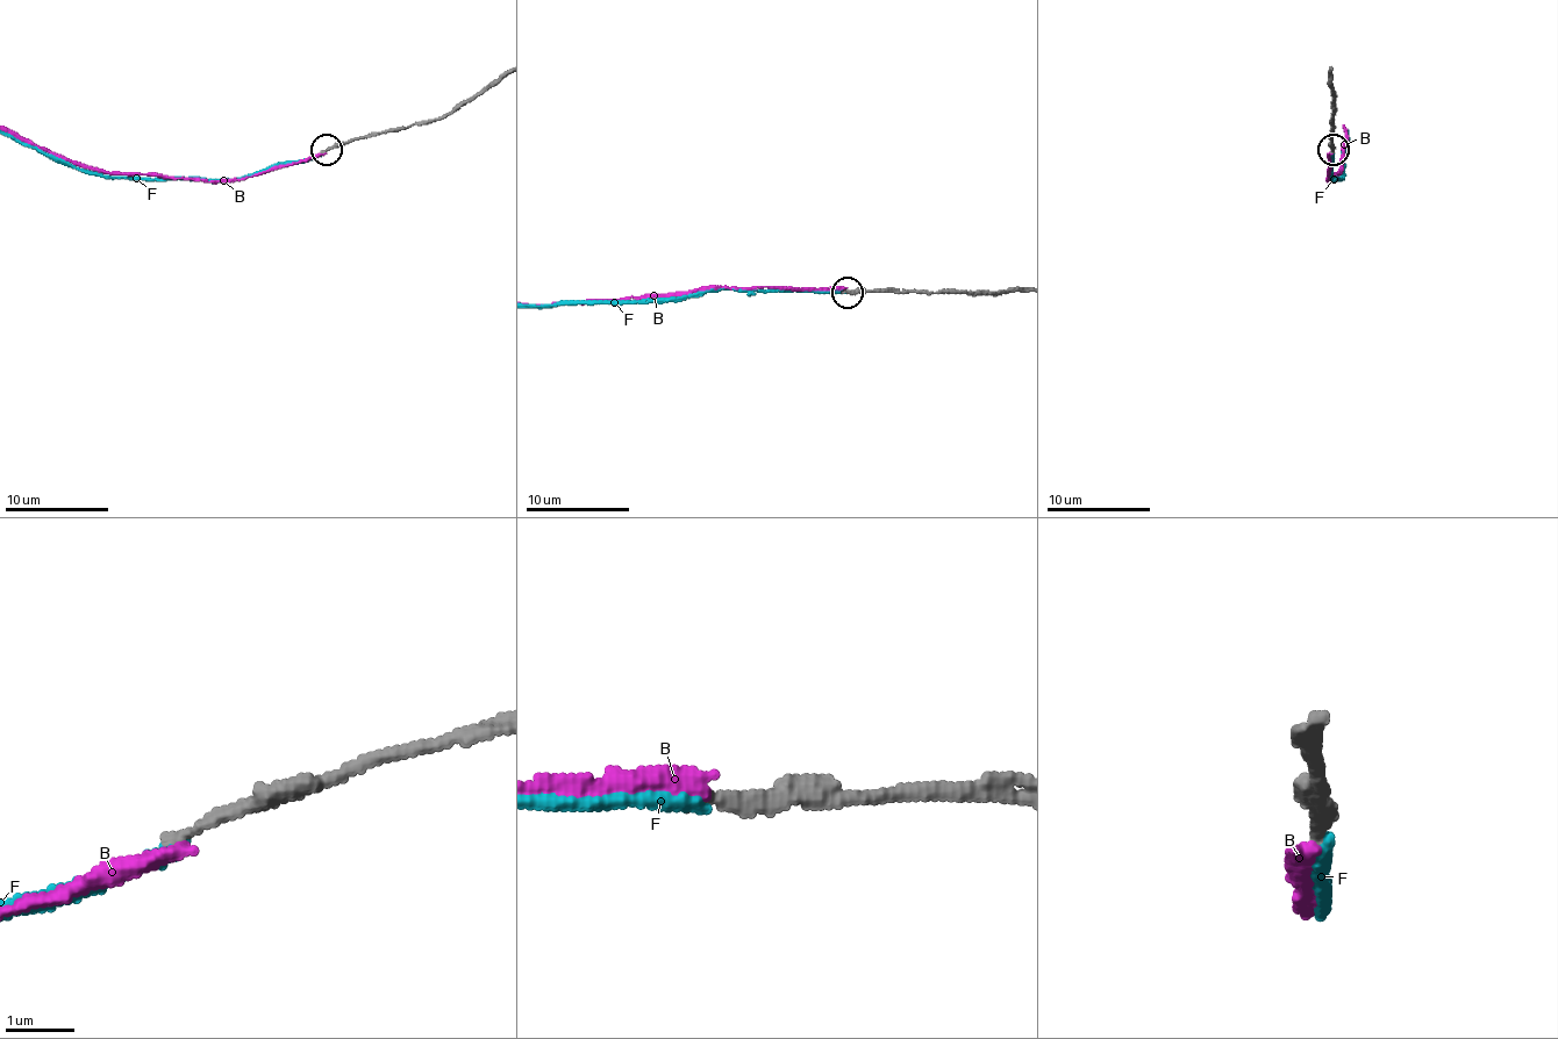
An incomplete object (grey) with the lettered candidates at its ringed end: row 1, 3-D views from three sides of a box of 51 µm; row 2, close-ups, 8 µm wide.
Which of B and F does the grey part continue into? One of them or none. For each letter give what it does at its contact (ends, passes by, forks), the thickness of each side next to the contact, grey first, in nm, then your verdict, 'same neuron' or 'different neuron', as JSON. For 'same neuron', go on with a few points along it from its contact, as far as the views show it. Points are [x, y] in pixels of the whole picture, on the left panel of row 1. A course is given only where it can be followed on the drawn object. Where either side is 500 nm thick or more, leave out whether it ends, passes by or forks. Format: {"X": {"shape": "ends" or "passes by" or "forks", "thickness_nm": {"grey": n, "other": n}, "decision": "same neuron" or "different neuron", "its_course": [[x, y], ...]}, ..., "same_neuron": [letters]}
{"B": {"shape": "ends", "thickness_nm": {"grey": 200, "other": 300}, "decision": "different neuron"}, "F": {"shape": "ends", "thickness_nm": {"grey": 200, "other": 200}, "decision": "different neuron"}, "same_neuron": []}

